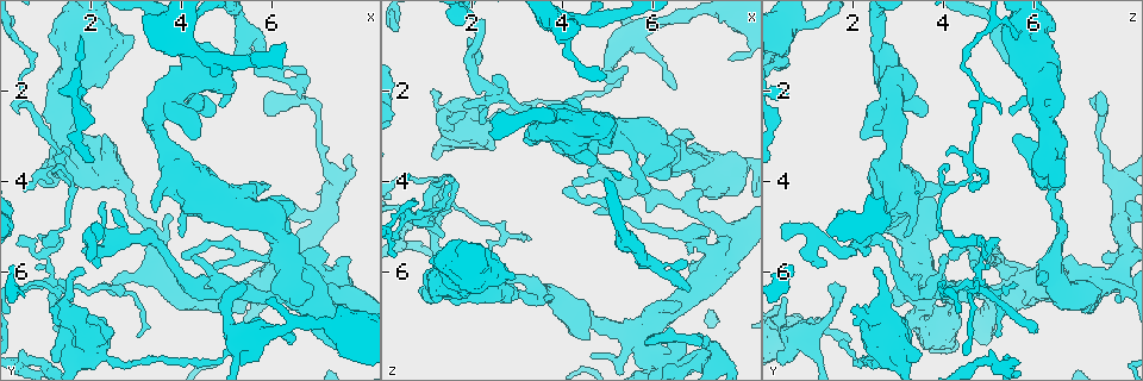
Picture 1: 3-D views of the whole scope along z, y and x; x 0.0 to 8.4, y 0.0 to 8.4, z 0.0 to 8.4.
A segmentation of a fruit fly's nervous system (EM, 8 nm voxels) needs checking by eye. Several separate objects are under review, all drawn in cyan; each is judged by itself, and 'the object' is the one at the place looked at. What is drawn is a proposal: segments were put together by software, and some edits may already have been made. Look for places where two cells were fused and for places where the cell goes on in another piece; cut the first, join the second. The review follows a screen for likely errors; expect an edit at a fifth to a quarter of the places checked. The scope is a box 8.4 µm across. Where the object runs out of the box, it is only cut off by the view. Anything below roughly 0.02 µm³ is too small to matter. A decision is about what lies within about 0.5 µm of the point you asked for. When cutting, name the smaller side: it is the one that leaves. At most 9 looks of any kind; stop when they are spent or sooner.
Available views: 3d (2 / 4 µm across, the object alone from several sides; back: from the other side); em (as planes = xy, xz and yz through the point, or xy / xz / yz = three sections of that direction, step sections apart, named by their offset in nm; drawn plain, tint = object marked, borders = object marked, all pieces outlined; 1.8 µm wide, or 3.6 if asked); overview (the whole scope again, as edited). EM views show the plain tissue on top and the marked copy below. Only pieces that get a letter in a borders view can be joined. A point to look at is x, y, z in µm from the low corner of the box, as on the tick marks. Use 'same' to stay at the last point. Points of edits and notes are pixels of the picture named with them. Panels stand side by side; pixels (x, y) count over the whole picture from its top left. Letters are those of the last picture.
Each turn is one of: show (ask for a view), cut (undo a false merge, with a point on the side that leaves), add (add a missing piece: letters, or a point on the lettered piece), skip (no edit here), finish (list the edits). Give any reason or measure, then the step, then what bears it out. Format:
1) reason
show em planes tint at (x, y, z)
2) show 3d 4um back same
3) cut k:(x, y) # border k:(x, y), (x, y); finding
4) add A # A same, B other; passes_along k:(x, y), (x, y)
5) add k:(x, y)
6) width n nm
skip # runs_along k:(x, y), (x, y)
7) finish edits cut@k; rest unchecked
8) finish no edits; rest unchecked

abrupt turn
show em 3.6um xy step 8 borders at (1.30, 1.85, 6.35)

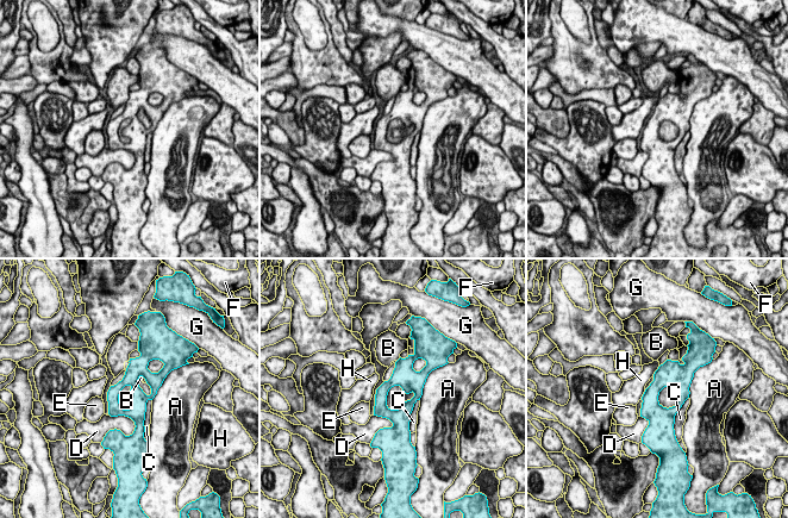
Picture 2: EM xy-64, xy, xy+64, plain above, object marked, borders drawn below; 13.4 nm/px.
skip # A other, B other, C other, D other, E other, F other, G other, H other; border 2:(419, 399), (411, 413), (408, 430); all the same cell

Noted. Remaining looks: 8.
abrupt turn
show em yz step 8 tint at (3.75, 3.80, 2.75)

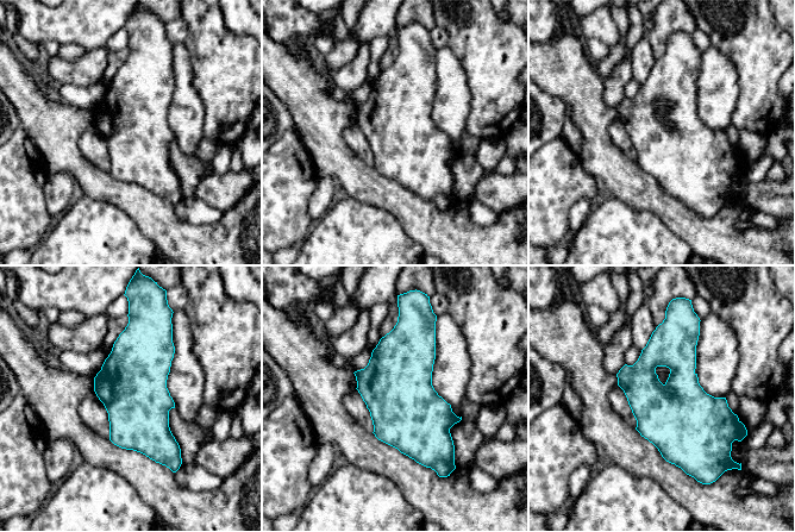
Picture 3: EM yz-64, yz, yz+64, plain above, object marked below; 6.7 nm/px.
show em planes tint same

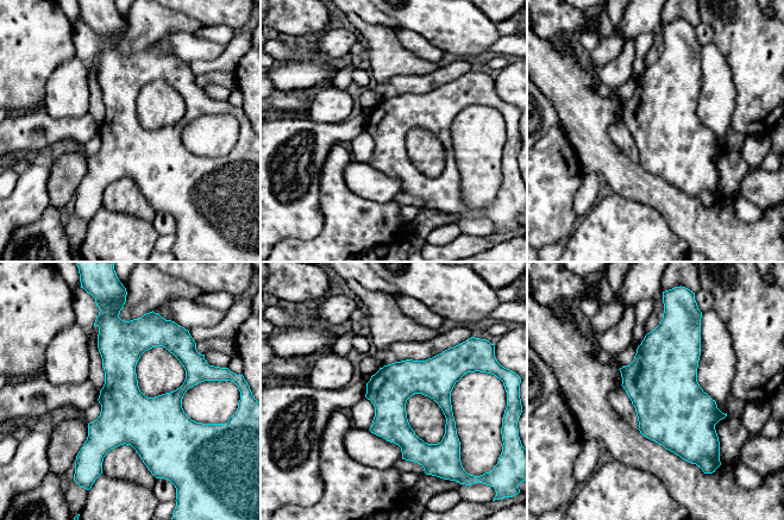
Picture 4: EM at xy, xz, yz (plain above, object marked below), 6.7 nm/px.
what lies round it
show em planes borders same

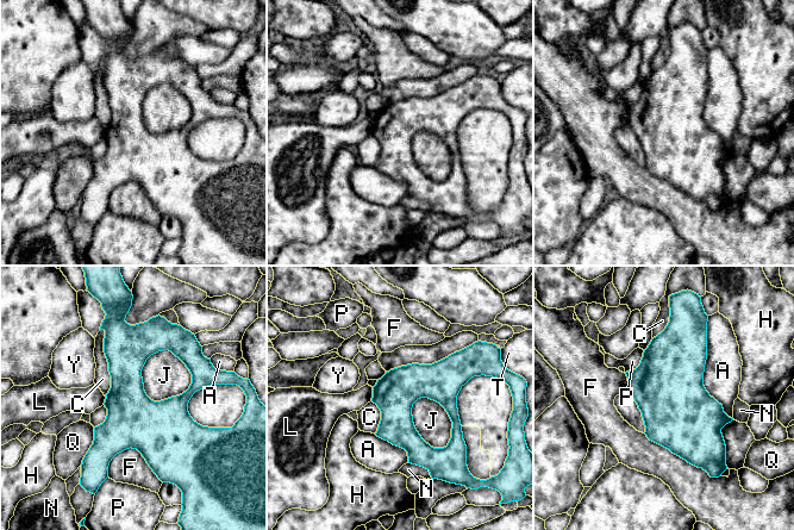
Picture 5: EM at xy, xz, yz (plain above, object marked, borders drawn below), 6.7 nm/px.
width 280 nm
skip # A other, C other, F other, H other, J other, L other, N other, P other, Q other, T other, Y other; runs_along 5:(467, 374), (424, 381), (380, 434); all the same cell

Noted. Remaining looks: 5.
an open end
show em planes borders at (5.95, 4.20, 4.20)

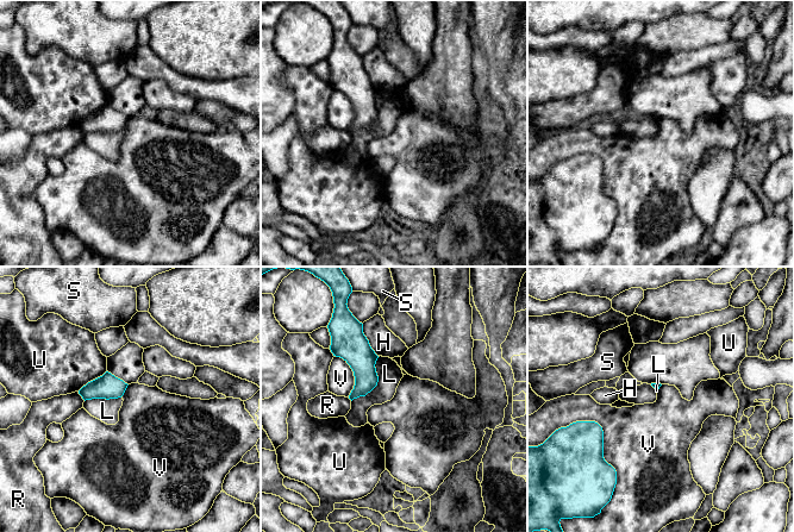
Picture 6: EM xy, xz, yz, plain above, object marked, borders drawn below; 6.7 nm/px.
skip # H other, L other, R other, S other, U other, V other; border 6:(581, 420), (616, 469); none of them fits

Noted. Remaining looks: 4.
looks like a crossing
show 3d 4um at (6.80, 6.70, 3.55)

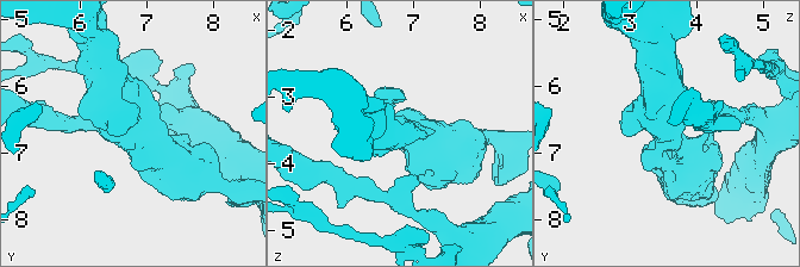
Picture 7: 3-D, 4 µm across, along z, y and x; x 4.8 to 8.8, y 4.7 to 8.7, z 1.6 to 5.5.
shape alone is not enough
show em planes borders at (6.80, 6.70, 3.50)

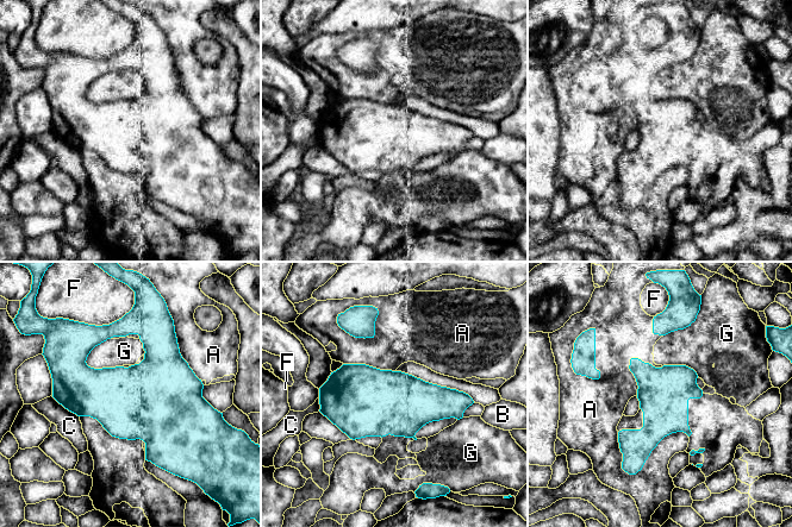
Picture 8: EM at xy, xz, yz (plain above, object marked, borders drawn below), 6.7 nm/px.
width 360 nm
skip # A other, B other, C other, F other, G other; continuous, no second cell

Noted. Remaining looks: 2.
finish no edits; rest unchecked

